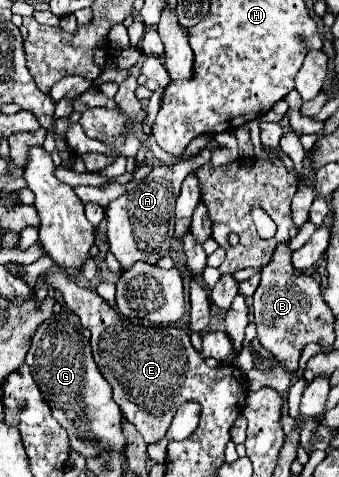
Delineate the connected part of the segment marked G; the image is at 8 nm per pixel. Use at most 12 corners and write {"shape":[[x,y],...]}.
{"shape":[[64,307],[26,363],[84,459],[124,453],[120,407]]}

